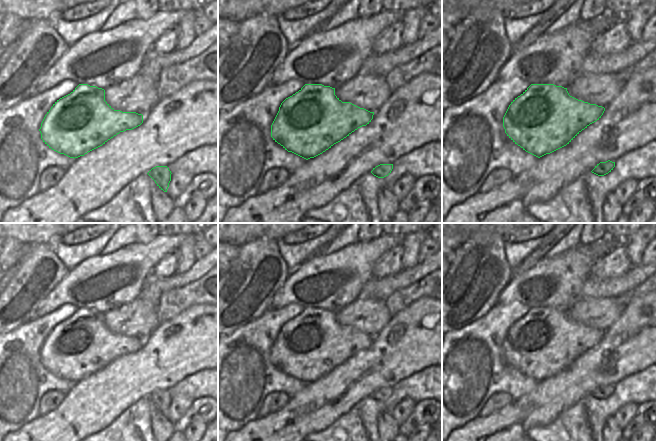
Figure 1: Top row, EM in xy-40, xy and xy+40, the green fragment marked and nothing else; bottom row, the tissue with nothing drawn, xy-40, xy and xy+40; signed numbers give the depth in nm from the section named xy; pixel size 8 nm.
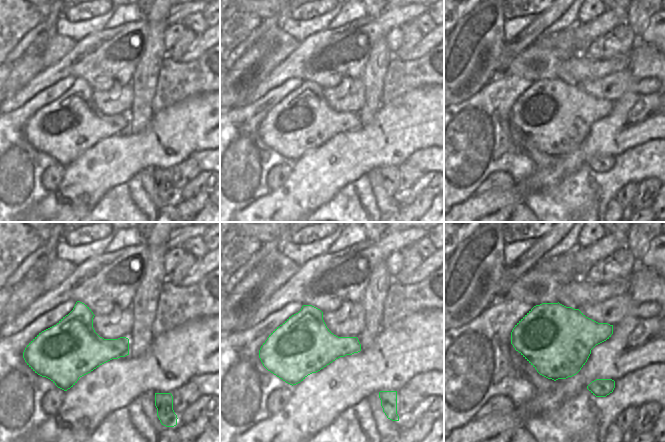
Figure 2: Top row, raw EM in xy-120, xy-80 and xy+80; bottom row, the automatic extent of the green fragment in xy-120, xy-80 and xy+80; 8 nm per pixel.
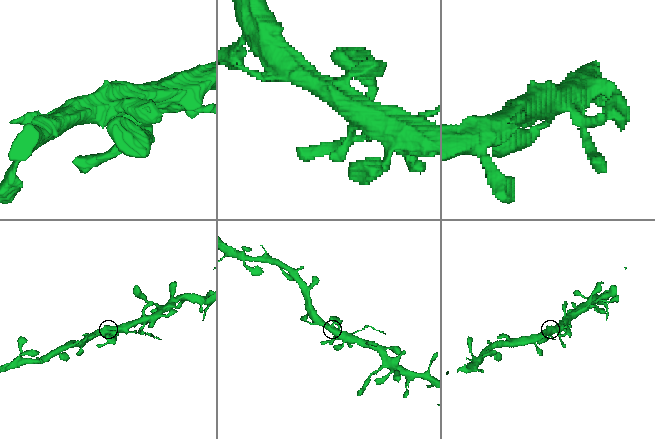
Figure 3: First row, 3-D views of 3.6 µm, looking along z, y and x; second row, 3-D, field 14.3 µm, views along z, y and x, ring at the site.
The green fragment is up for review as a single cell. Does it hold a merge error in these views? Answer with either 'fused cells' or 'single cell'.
single cell

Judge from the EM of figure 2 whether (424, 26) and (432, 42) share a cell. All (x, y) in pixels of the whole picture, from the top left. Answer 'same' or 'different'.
different

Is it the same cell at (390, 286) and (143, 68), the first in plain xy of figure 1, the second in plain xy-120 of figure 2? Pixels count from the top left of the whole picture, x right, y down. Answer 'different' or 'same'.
different

